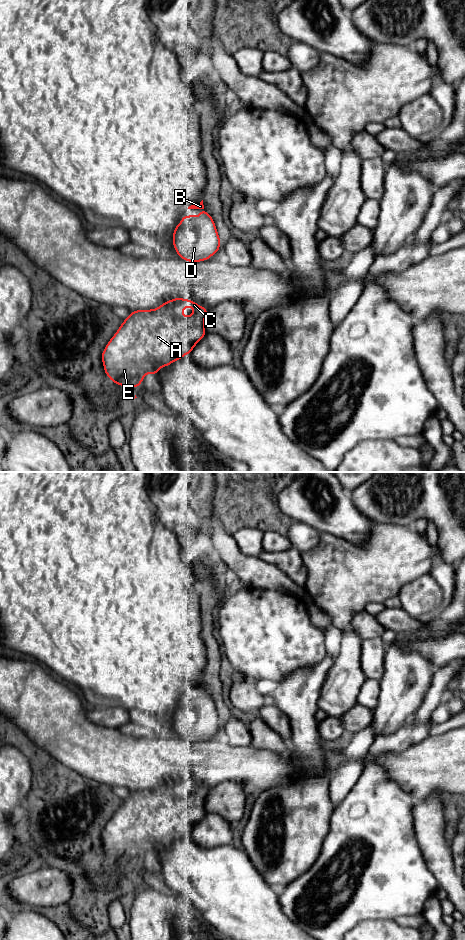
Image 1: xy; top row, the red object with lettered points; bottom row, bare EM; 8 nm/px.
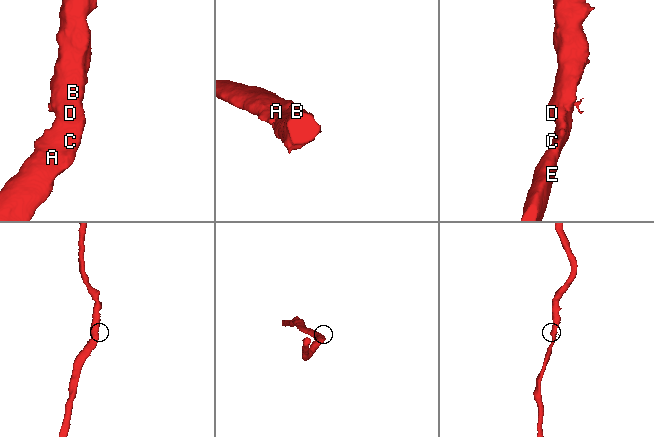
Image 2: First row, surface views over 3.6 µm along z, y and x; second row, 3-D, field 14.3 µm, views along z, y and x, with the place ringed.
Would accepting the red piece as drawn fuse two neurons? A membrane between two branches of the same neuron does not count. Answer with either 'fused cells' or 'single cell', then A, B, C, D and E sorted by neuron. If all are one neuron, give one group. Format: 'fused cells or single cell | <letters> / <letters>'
single cell | A B C D E

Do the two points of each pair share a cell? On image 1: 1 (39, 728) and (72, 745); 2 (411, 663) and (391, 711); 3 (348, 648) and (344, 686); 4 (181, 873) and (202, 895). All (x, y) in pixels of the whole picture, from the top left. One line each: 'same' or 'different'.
1: same
2: same
3: same
4: same

